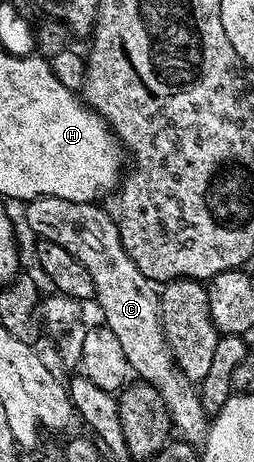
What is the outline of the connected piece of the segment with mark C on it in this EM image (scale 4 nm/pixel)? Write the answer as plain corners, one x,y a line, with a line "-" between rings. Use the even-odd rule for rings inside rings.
43,196
40,200
32,200
24,208
27,228
39,240
48,240
57,242
57,246
69,250
85,270
89,270
89,278
93,278
95,286
95,296
99,300
99,308
103,311
102,323
113,334
117,334
117,342
121,342
121,350
125,350
128,369
135,372
144,383
152,384
161,394
165,402
167,412
171,415
172,425
184,432
186,439
191,442
199,442
204,439
205,433
209,427
209,413
203,408
203,403
199,400
199,394
196,385
187,377
187,374
177,365
169,349
165,347
163,339
163,323
159,320
159,292
156,285
125,254
125,246
121,246
121,234
117,234
117,226
113,222
110,212
106,207
98,203
78,204
69,202
65,198
53,198
52,196

